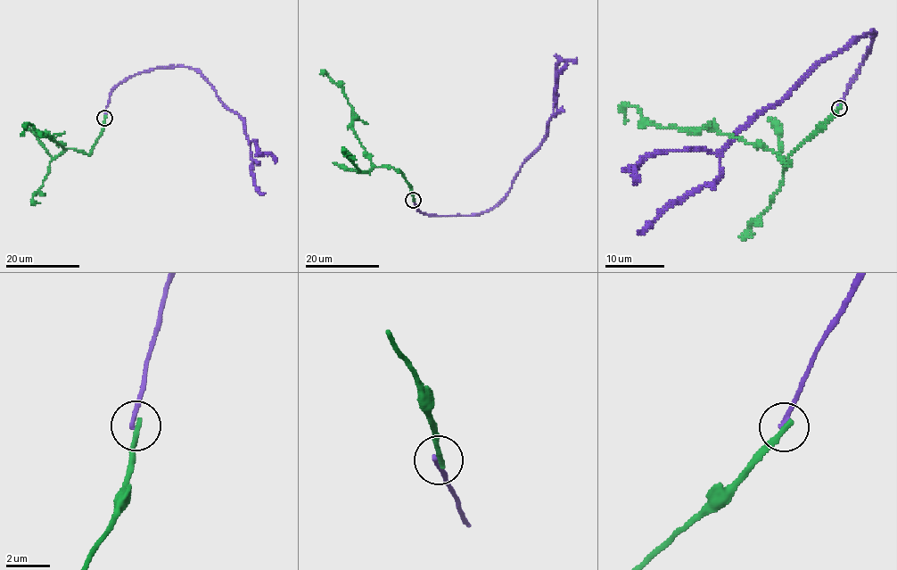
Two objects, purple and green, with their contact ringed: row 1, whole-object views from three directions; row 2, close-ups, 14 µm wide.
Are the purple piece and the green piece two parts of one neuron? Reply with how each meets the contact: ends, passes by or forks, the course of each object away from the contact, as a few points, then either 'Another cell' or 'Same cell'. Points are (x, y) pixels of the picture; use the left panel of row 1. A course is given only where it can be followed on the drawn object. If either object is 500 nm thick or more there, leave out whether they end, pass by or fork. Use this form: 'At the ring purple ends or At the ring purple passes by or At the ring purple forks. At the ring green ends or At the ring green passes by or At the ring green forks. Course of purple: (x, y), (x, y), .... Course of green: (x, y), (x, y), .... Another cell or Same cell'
At the ring purple ends. At the ring green ends. Course of purple: (104, 118), (111, 92), (129, 77), (156, 68), (193, 68), (241, 118), (253, 184), (265, 194). Course of green: (105, 118), (103, 131), (90, 154), (63, 147), (49, 136), (41, 135), (32, 125), (27, 125), (20, 136). Another cell

